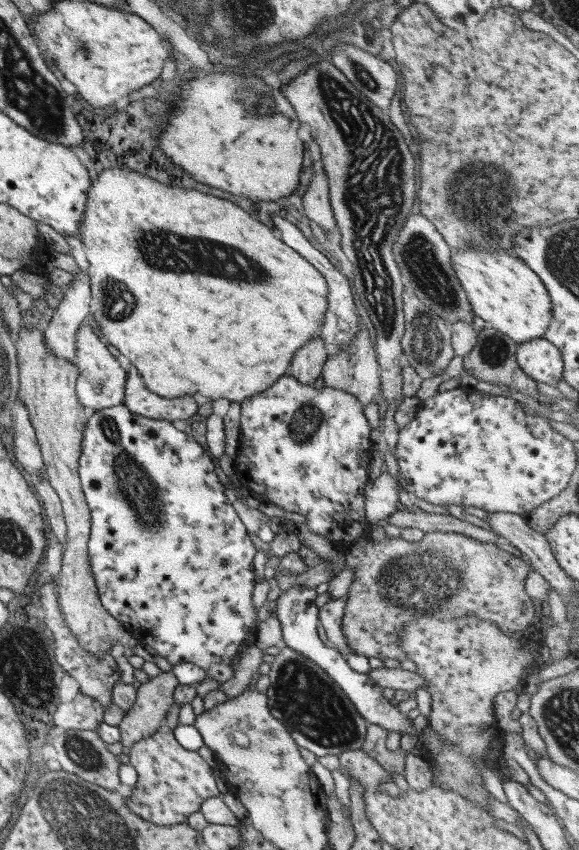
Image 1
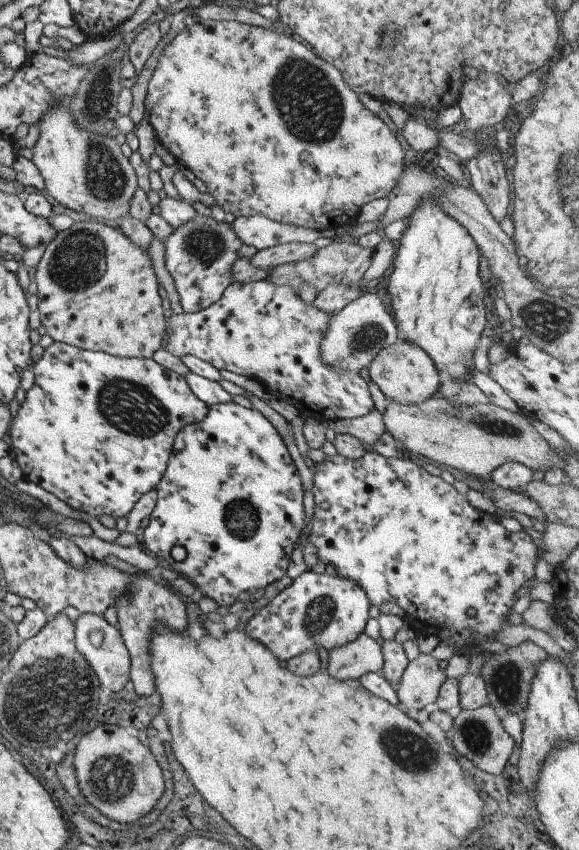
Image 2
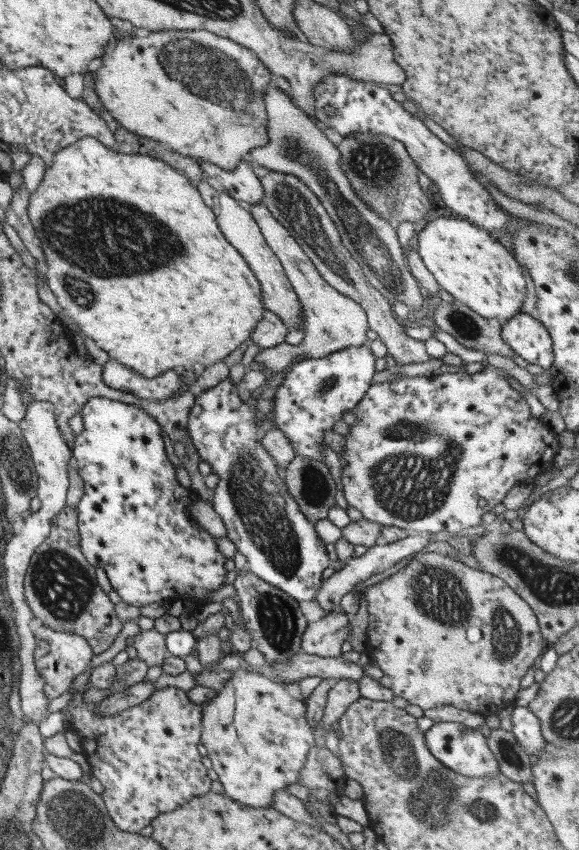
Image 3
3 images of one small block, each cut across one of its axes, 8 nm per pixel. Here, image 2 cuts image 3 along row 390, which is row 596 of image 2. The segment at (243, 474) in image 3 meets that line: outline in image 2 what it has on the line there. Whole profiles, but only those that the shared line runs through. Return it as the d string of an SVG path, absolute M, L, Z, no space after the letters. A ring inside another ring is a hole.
M221 403L208 407L207 414L203 420L196 423L186 424L180 428L174 436L170 450L169 460L166 464L165 472L161 475L159 482L154 486L156 492L156 503L148 516L148 524L143 529L142 543L146 551L159 559L165 560L170 569L175 570L178 576L185 579L193 585L198 597L207 596L211 598L217 606L228 606L234 609L237 594L239 592L254 592L257 588L264 588L270 582L285 575L286 565L293 549L297 547L297 540L303 526L303 493L299 480L298 472L293 466L291 457L278 435L273 425L255 409L247 409L236 405L235 403ZM173 546L182 546L185 550L185 558L181 561L175 561L169 555Z

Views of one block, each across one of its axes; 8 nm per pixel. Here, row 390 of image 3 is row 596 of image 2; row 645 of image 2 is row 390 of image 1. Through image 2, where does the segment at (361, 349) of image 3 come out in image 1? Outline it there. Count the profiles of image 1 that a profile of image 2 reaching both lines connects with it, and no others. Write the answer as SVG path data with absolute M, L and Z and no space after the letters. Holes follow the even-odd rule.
M281 375L277 380L273 381L271 386L267 389L243 399L240 404L239 415L239 449L236 457L234 458L234 475L238 480L240 486L244 486L254 495L263 500L276 504L287 512L297 512L304 516L305 527L315 532L321 537L331 542L350 542L357 540L357 538L366 538L370 536L371 528L368 521L365 519L365 500L363 500L363 487L367 484L366 466L371 460L371 451L375 447L374 443L370 440L370 429L365 416L363 415L363 408L359 405L359 401L353 395L333 387L314 388L313 385L305 385L297 381L293 377Z

